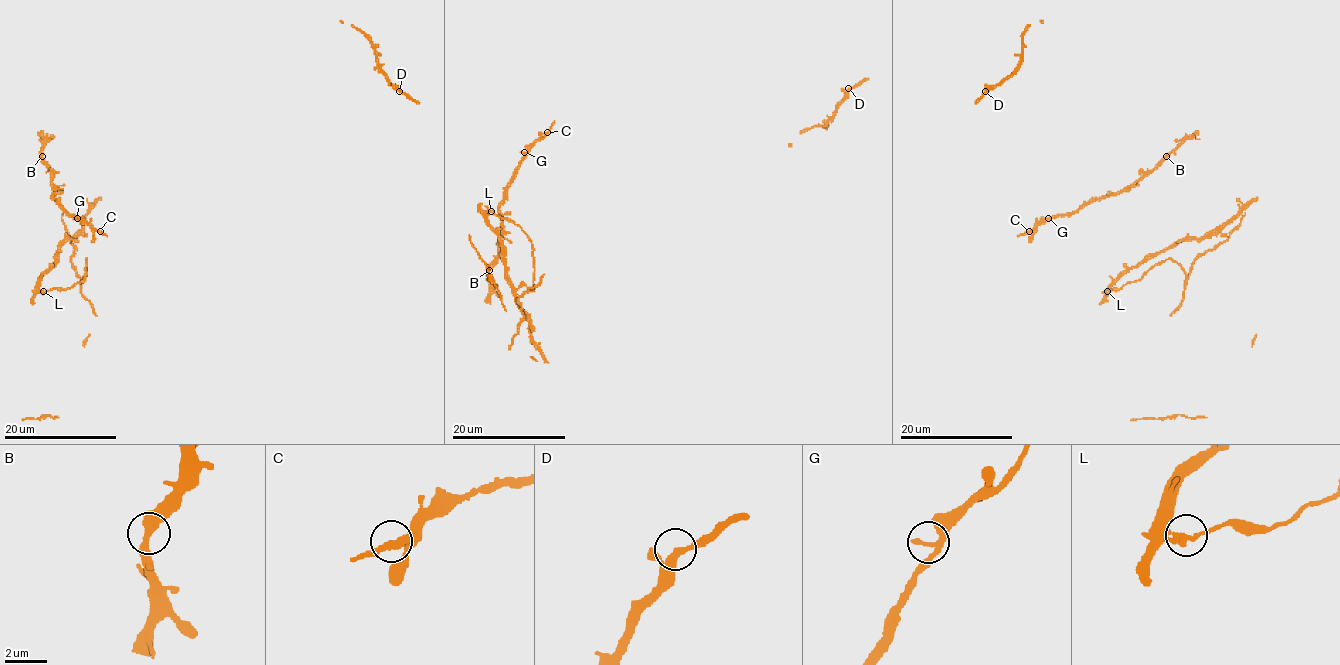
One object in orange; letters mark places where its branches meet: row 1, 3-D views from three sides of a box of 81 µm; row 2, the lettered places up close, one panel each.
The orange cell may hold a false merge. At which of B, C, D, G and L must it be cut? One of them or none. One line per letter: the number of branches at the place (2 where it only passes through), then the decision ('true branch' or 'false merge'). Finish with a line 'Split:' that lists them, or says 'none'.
B: 2 | true branch
C: 2 | true branch
D: 2 | true branch
G: 2 | true branch
L: 2 | false merge
Split: L

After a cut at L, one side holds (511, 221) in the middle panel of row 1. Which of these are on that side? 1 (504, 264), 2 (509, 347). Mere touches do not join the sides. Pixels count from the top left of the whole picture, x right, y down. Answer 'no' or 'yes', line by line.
1: no
2: yes

